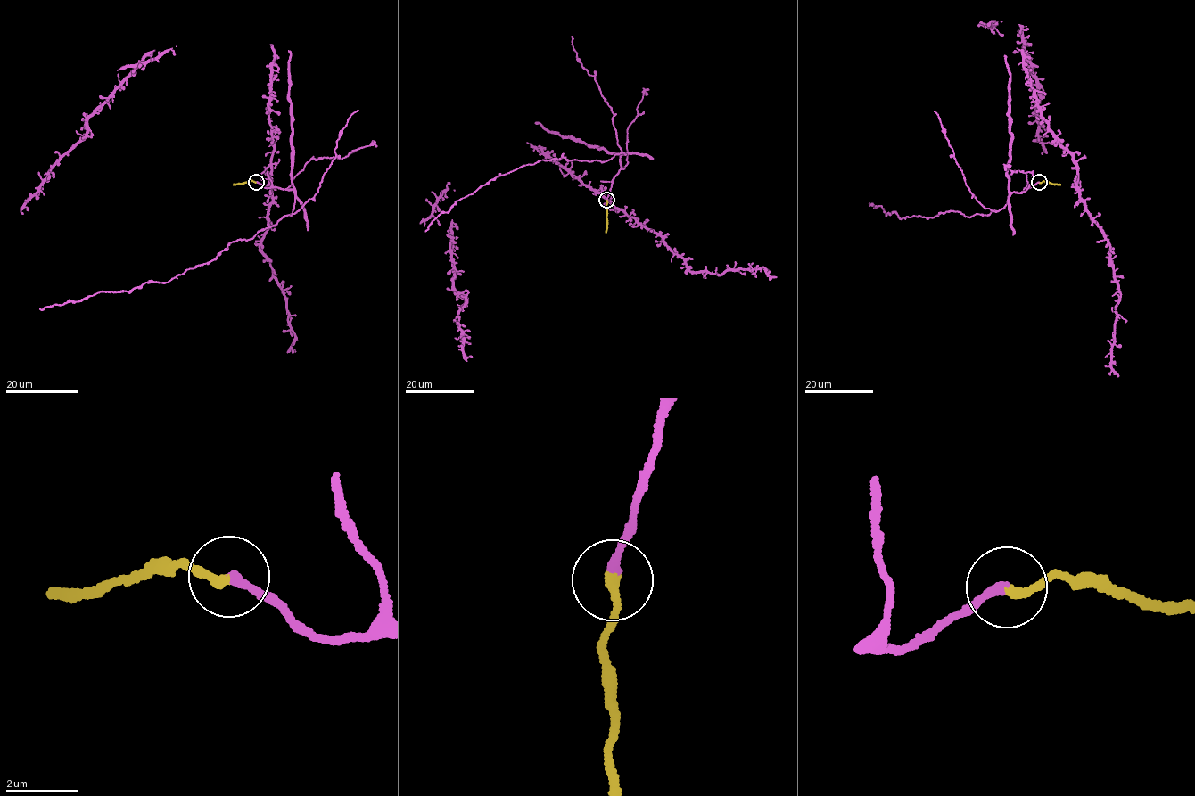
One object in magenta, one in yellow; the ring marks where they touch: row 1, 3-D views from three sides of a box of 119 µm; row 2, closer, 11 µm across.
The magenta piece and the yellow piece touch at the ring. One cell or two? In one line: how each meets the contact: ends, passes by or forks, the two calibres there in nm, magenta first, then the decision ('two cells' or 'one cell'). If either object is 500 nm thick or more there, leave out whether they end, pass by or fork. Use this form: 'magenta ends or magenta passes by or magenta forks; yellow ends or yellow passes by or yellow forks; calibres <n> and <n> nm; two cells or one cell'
magenta ends; yellow ends; calibres 280 and 280 nm; one cell

